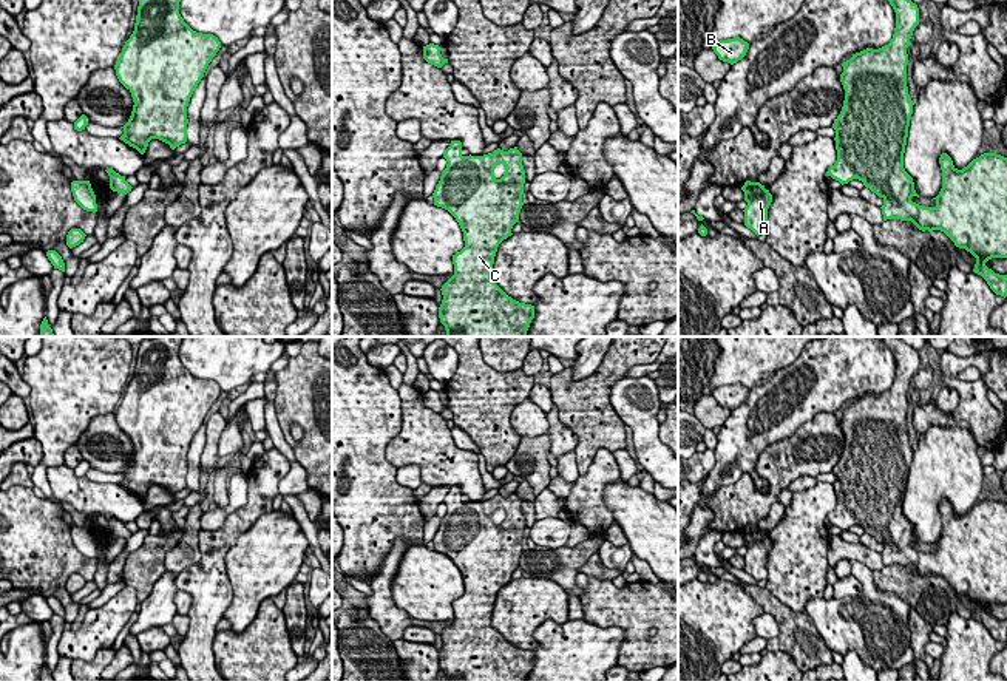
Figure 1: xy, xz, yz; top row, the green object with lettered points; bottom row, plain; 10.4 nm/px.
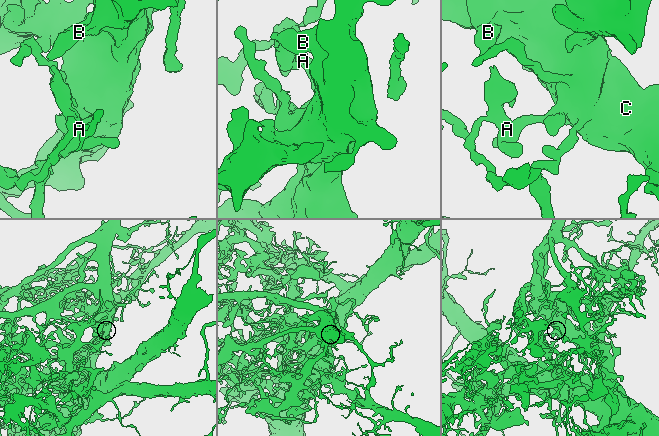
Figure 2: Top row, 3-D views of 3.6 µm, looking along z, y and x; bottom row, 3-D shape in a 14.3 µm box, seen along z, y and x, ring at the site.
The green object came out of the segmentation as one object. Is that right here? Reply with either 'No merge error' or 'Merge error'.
No merge error

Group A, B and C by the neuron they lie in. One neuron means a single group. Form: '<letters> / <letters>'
A B C

